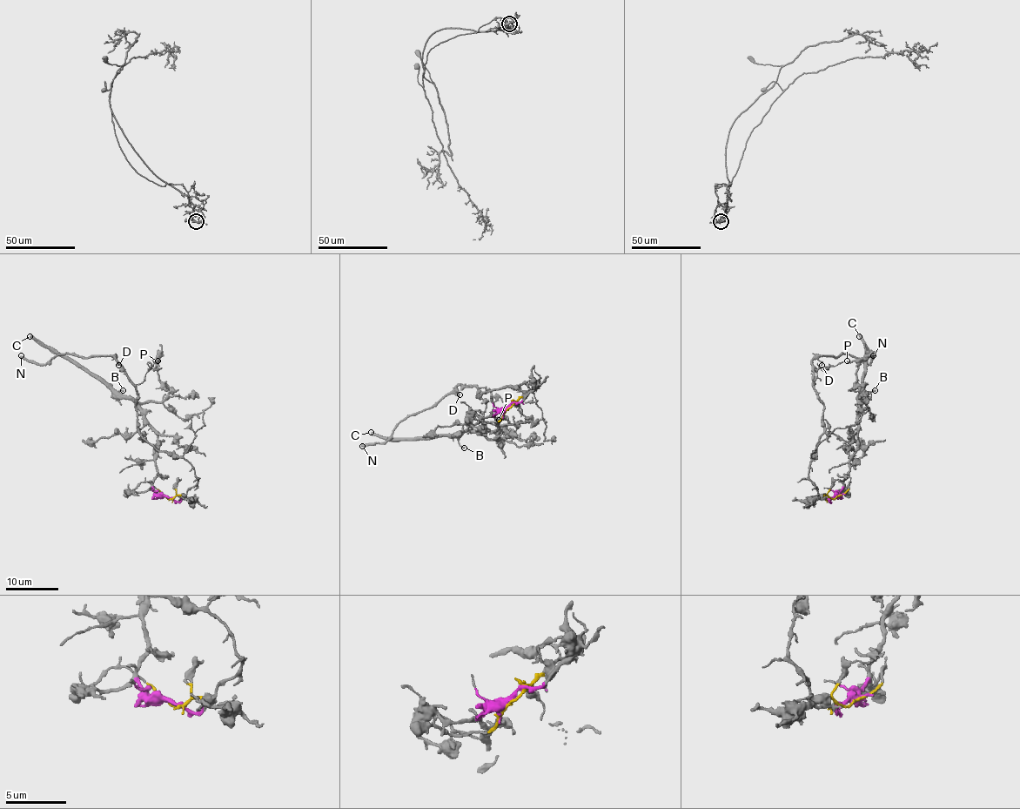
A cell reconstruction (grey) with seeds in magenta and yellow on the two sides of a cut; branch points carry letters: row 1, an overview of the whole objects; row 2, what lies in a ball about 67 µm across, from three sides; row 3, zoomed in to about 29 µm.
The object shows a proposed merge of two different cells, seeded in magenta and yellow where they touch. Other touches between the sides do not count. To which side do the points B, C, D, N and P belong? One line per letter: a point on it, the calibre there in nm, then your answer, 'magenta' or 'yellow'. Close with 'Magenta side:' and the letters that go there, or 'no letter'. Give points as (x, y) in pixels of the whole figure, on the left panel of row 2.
B: place (123, 390); calibre 160 nm; magenta
C: place (30, 336); calibre 440 nm; magenta
D: place (118, 365); calibre 170 nm; yellow
N: place (21, 355); calibre 380 nm; yellow
P: place (157, 360); calibre 240 nm; magenta
Magenta side: B, C, P

